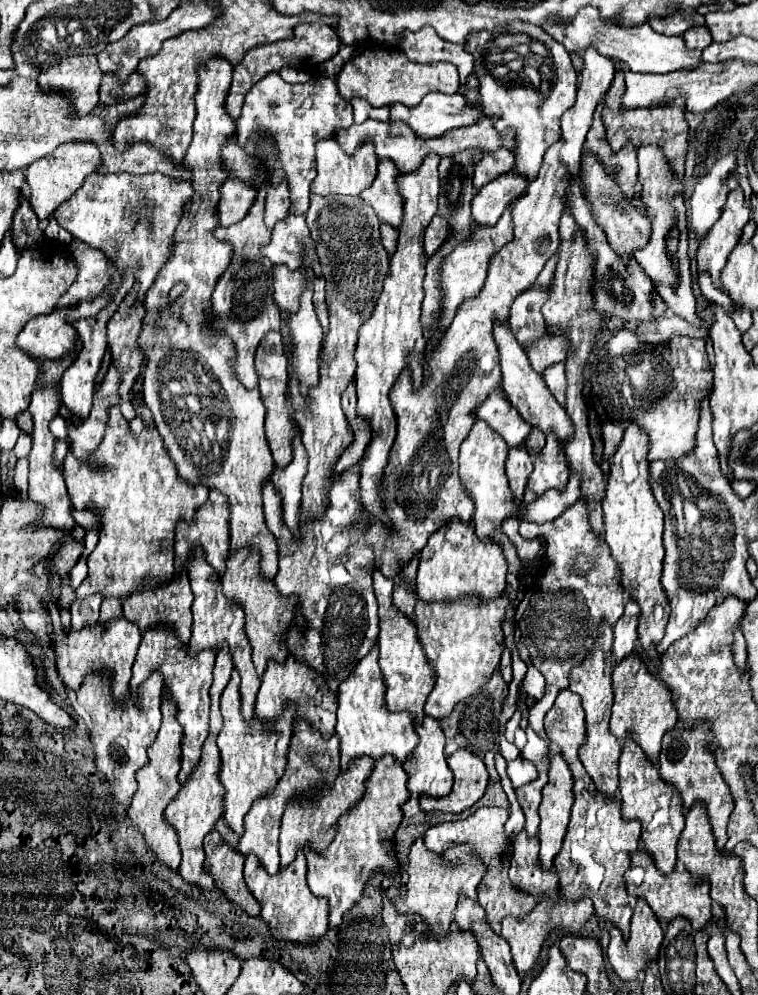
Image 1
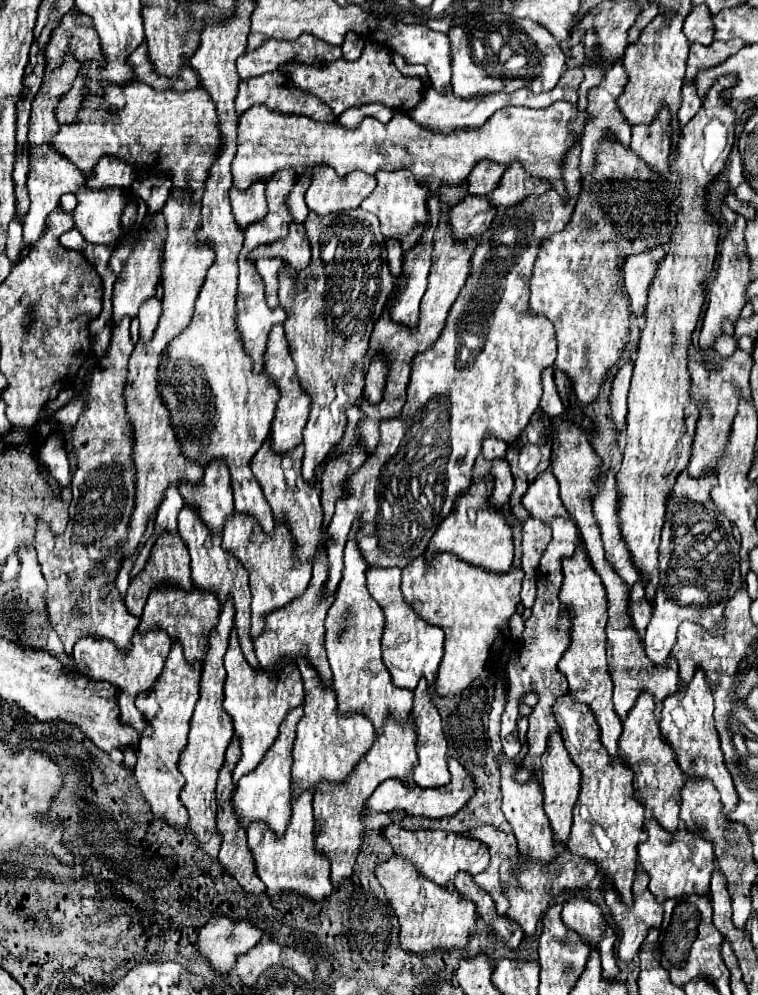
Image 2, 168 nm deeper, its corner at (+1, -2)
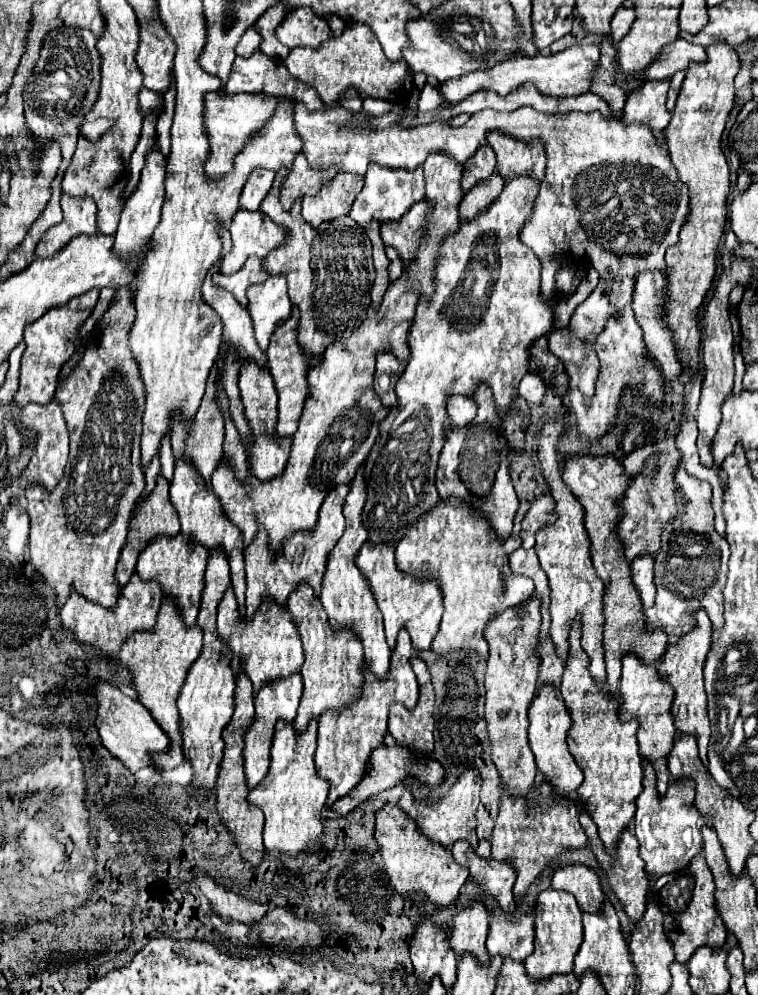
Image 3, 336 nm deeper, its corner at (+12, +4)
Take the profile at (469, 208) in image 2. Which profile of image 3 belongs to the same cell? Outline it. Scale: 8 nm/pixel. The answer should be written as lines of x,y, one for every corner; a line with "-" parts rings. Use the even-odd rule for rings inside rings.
493,174
487,180
473,186
459,202
459,220
467,222
467,220
475,218
479,212
487,210
491,206
491,202
501,194
503,184
505,184
505,180
497,174

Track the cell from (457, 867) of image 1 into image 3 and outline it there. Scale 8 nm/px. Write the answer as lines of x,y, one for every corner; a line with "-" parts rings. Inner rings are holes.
469,770
465,774
461,774
457,778
457,782
453,784
453,788
445,794
443,800
439,802
423,802
423,804
415,804
413,796
409,790
403,792
401,800
397,802
397,806
415,820
419,834
423,834
425,838
429,838
431,842
439,842
441,846
449,848
453,842
457,840
467,840
473,848
477,848
477,836
475,836
475,810
479,804
479,788
481,788
481,778
477,772

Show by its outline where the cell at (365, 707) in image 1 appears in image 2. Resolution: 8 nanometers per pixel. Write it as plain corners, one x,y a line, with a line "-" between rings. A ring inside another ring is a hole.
360,522
352,524
346,550
344,550
344,578
338,586
336,602
326,616
326,652
334,674
334,690
338,694
340,712
364,712
376,730
384,726
388,714
404,722
412,710
414,690
400,688
392,682
388,668
382,660
380,640
384,634
384,612
366,590
366,560
358,550
356,532

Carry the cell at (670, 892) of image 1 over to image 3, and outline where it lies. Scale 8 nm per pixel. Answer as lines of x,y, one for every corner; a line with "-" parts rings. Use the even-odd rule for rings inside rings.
643,762
643,768
645,768
643,792
635,800
637,812
633,820
635,836
639,840
639,856
643,858
645,872
649,876
665,876
665,874
683,870
685,866
689,866
689,862
697,854
701,854
703,850
703,838
701,838
701,826
699,826
701,816
697,808
693,806
695,790
693,790
691,780
669,784
667,794
661,798
657,794
653,768
647,762

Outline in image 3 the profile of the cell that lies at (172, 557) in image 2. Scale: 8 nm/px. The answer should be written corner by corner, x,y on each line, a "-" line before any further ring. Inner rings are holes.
163,476
157,478
157,486
155,486
155,490
153,490
143,502
139,502
139,506
137,506
135,512
137,512
137,516
131,518
127,544
125,544
123,550
121,550
119,564
117,564
117,574
115,574
115,578
117,578
117,582
119,582
121,588
123,588
123,586
129,582
129,578
133,576
139,554
145,550
145,546
147,546
153,538
157,538
157,536
171,536
171,538
173,538
173,536
179,534
177,512
175,512
175,508
173,508
171,502
169,502
169,484
165,482

